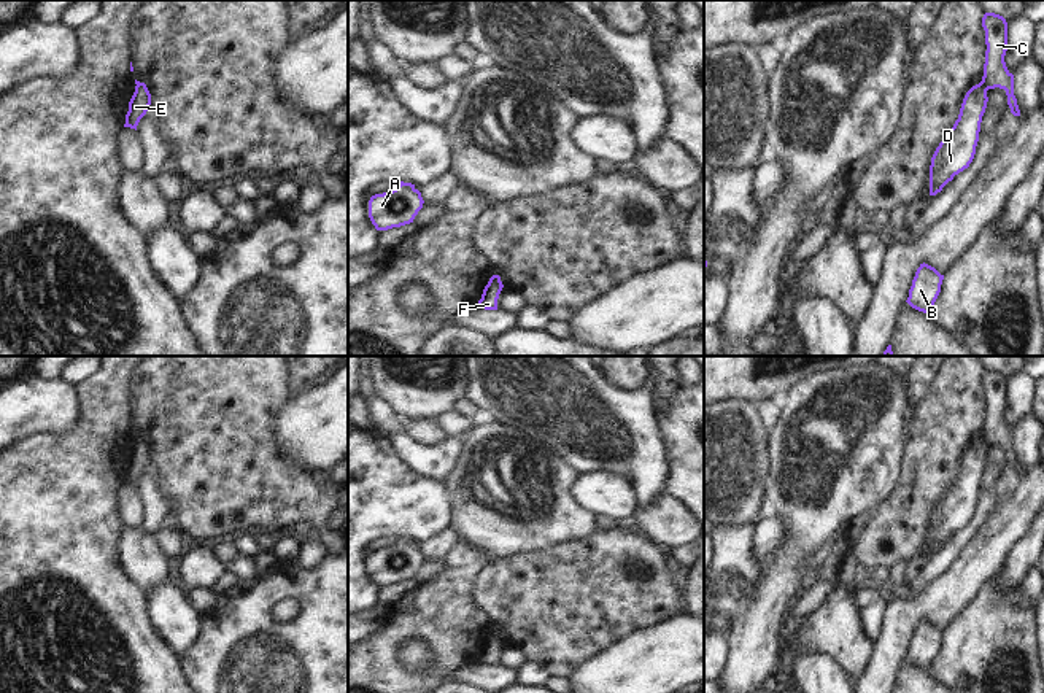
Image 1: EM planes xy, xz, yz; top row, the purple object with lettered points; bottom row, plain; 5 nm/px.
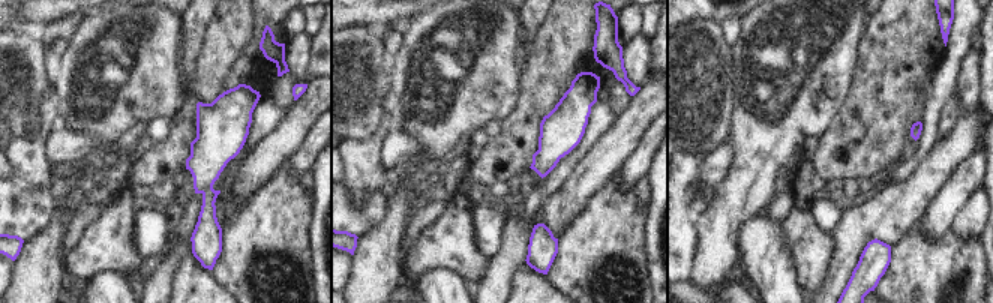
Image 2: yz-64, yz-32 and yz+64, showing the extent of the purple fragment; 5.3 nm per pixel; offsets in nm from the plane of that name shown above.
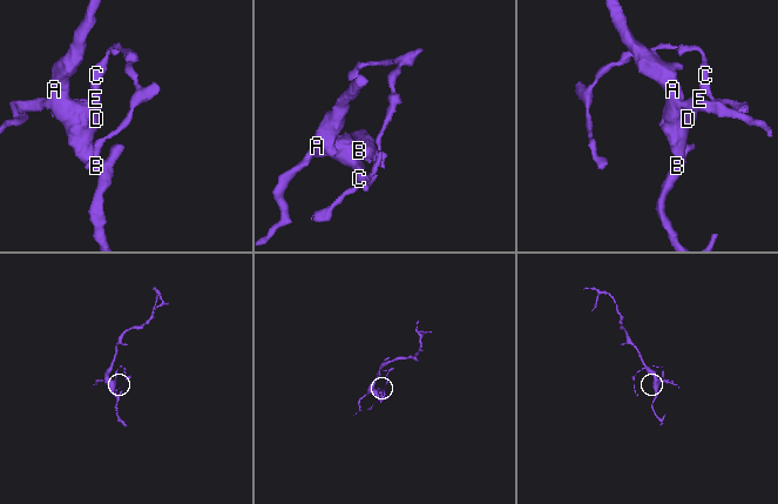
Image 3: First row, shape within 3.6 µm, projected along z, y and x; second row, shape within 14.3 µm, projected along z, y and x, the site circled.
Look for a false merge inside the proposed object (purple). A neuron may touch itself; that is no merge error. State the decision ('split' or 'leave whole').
split

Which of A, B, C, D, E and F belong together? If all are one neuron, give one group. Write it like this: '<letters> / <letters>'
A B D E / C F

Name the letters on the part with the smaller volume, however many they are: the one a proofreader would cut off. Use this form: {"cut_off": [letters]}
{"cut_off": ["C", "F"]}

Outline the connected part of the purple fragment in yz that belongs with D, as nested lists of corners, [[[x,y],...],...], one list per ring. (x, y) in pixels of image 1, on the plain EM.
[[[982,439],[966,448],[958,475],[931,513],[930,552],[941,548],[955,531],[972,518],[987,458],[987,445]]]

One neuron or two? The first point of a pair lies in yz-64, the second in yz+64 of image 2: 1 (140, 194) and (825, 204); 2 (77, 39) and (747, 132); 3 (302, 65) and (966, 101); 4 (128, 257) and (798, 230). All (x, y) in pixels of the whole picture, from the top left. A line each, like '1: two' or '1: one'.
1: two
2: one
3: one
4: one

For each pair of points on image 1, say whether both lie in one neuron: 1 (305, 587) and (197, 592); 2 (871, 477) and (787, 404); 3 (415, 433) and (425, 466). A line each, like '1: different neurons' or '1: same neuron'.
1: different neurons
2: same neuron
3: different neurons

